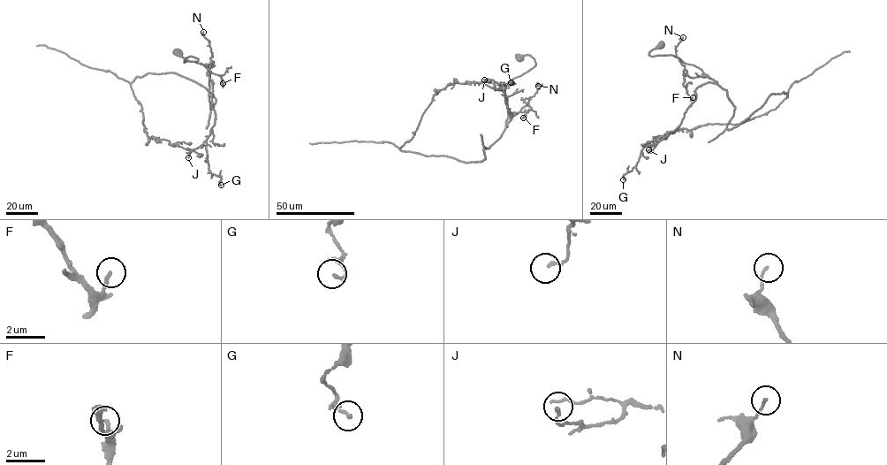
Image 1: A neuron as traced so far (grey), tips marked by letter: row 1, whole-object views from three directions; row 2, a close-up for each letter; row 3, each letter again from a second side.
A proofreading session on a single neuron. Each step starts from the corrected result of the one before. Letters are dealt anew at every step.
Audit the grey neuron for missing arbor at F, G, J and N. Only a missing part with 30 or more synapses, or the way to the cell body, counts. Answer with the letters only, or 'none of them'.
none of them

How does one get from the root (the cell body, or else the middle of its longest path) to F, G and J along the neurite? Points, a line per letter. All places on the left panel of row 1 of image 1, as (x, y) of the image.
F: (178, 51), (198, 60), (190, 56), (184, 62), (212, 67), (211, 61), (209, 71), (222, 75), (223, 83)
G: (178, 51), (198, 60), (190, 56), (184, 62), (208, 70), (216, 117), (207, 159), (221, 185)
J: (178, 51), (188, 60), (198, 60), (190, 56), (184, 62), (207, 67), (212, 83), (214, 125), (188, 157)

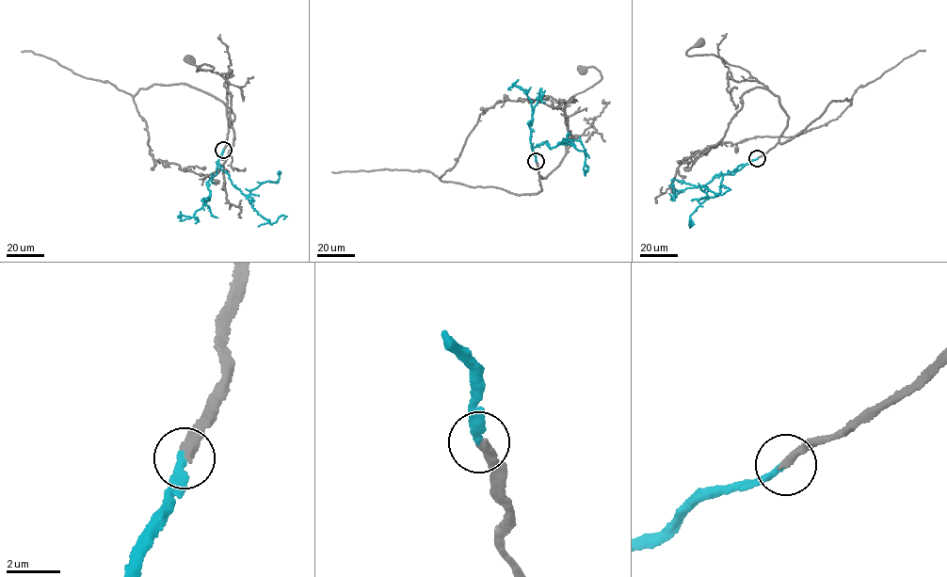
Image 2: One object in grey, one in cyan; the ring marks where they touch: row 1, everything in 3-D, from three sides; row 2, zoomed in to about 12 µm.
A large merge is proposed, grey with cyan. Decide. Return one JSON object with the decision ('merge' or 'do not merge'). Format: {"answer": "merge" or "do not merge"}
{"answer": "merge"}

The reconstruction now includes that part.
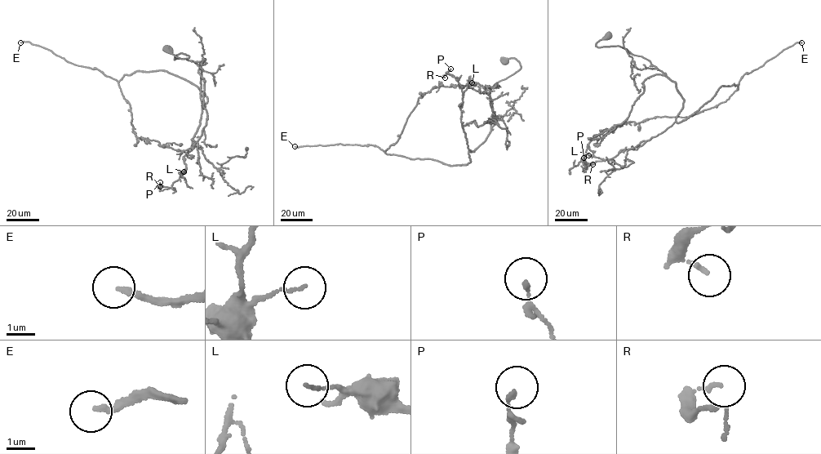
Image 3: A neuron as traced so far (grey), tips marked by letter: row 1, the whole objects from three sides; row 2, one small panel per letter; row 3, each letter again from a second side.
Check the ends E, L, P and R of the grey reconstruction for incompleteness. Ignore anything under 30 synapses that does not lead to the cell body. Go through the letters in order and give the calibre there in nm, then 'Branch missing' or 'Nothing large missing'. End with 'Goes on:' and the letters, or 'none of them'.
E: Thickness 180 nm. Branch missing
L: Thickness 90 nm. Nothing large missing
P: Thickness 150 nm. Nothing large missing
R: Thickness 130 nm. Nothing large missing
Goes on: E

